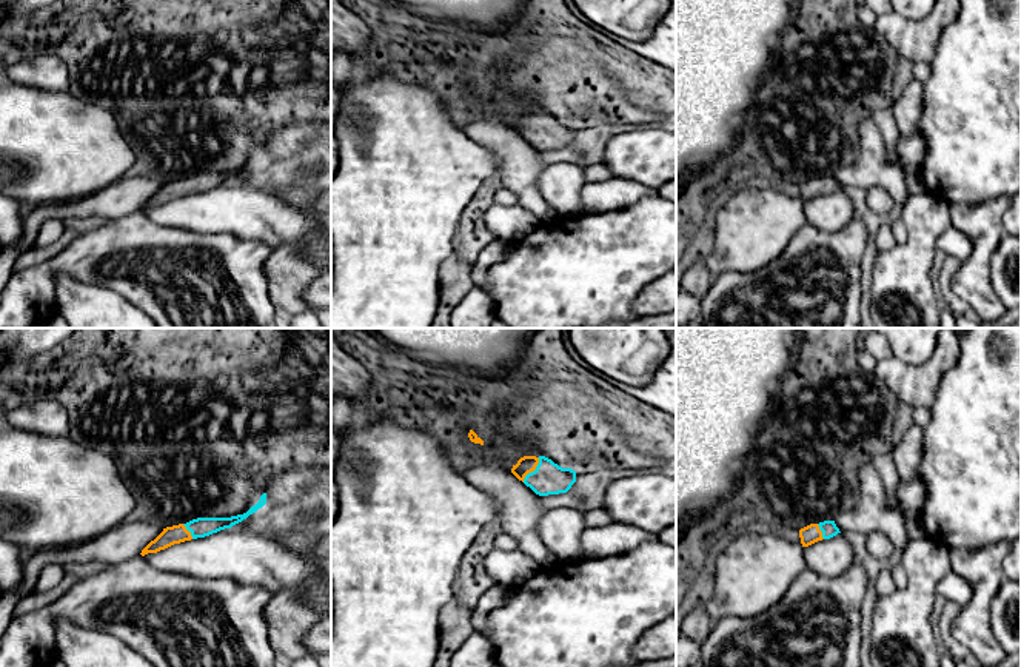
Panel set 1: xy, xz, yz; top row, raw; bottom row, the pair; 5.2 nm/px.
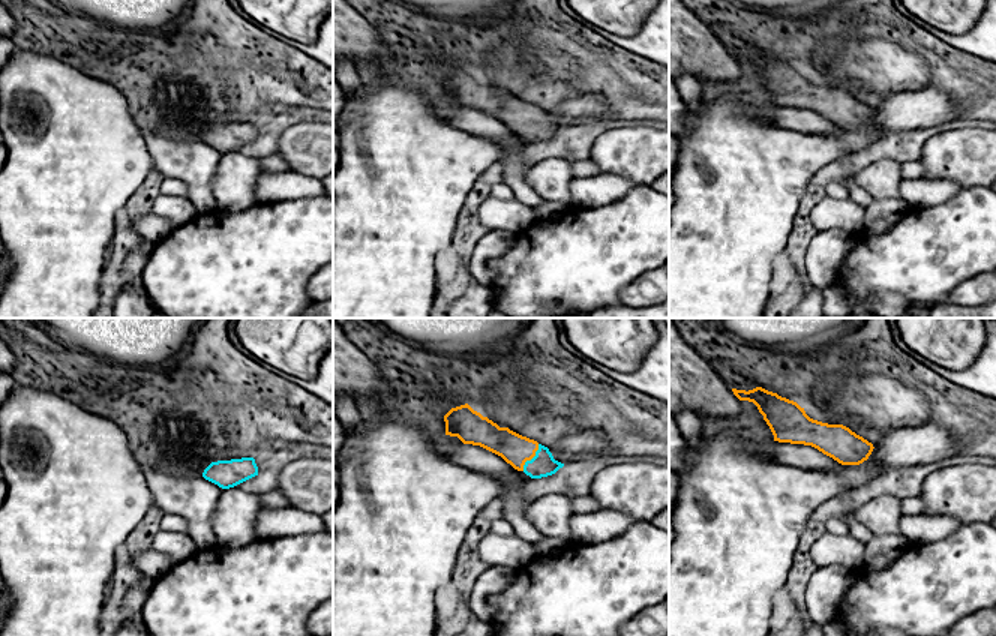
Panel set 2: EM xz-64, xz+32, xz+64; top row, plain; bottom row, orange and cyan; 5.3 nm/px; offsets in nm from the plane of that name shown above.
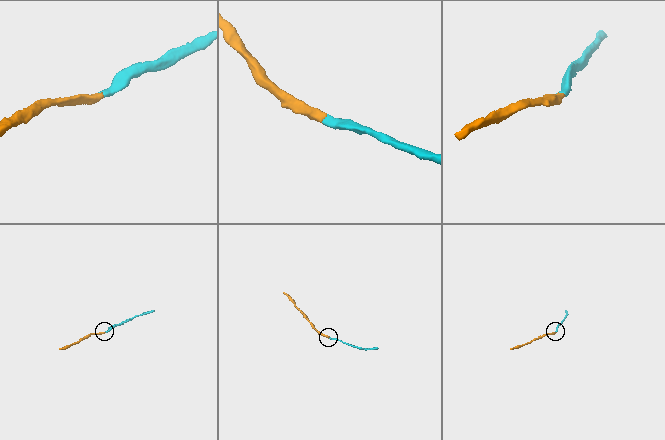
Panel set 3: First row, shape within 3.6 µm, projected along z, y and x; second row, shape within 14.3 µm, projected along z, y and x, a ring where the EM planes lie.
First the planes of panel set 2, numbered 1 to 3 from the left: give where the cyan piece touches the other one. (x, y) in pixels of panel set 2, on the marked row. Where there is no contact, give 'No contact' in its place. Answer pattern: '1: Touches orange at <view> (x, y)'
1: No contact
2: Touches orange at xz+32 (531, 458)
3: No contact

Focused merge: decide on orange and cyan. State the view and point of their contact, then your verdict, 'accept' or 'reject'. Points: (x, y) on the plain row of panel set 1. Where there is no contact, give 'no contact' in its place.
contact xz (533, 125); accept

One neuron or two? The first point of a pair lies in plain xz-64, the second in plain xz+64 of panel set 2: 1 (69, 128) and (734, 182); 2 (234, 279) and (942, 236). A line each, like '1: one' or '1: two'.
1: one
2: one

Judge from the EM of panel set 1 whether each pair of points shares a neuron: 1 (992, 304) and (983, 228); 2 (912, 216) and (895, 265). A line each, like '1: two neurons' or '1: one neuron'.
1: one neuron
2: one neuron

